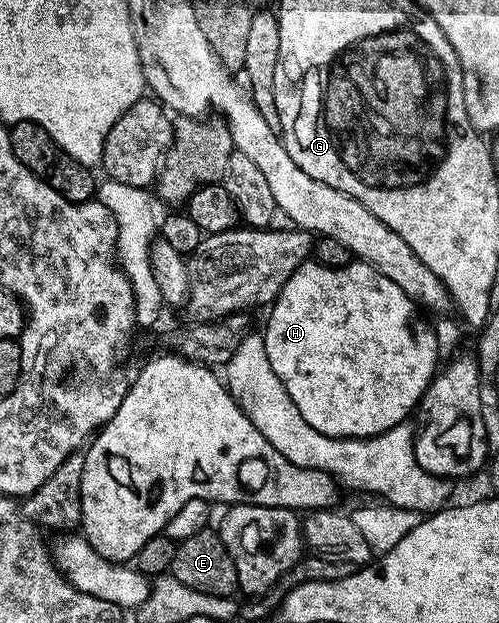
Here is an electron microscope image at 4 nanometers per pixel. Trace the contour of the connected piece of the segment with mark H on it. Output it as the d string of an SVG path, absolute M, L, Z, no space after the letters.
M310 259L293 272L291 279L287 279L283 291L279 291L277 300L272 302L271 308L268 310L268 312L270 311L269 322L266 323L265 329L263 328L265 350L267 359L271 359L271 367L275 370L275 375L279 375L283 387L287 387L287 395L291 395L295 407L299 407L299 415L303 415L303 419L307 419L307 423L311 423L311 427L315 427L315 431L328 437L360 437L364 439L377 437L383 431L410 420L409 412L412 409L414 412L420 406L421 396L425 394L439 369L439 364L437 365L437 360L439 360L437 334L434 326L420 321L413 308L415 308L413 298L407 296L403 291L399 291L399 287L395 287L395 283L391 283L391 279L387 279L387 275L383 275L365 261L354 259L343 267L331 267L321 264L316 259Z

